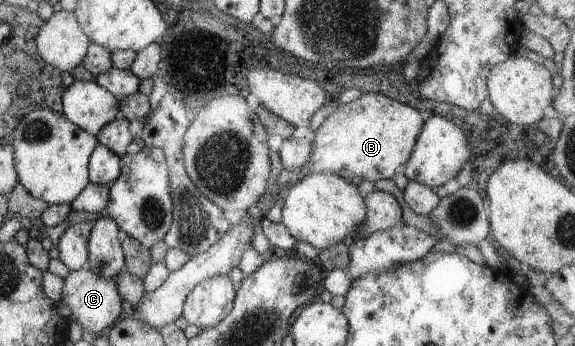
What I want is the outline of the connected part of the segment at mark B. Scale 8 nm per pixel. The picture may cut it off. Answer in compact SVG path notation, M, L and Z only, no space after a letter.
M379 92L365 93L355 101L338 106L315 131L312 156L305 167L299 172L283 169L277 181L270 183L278 185L278 194L284 195L282 187L287 184L290 187L309 174L333 173L339 169L345 169L351 177L363 177L374 182L391 179L410 158L427 118L425 113Z

